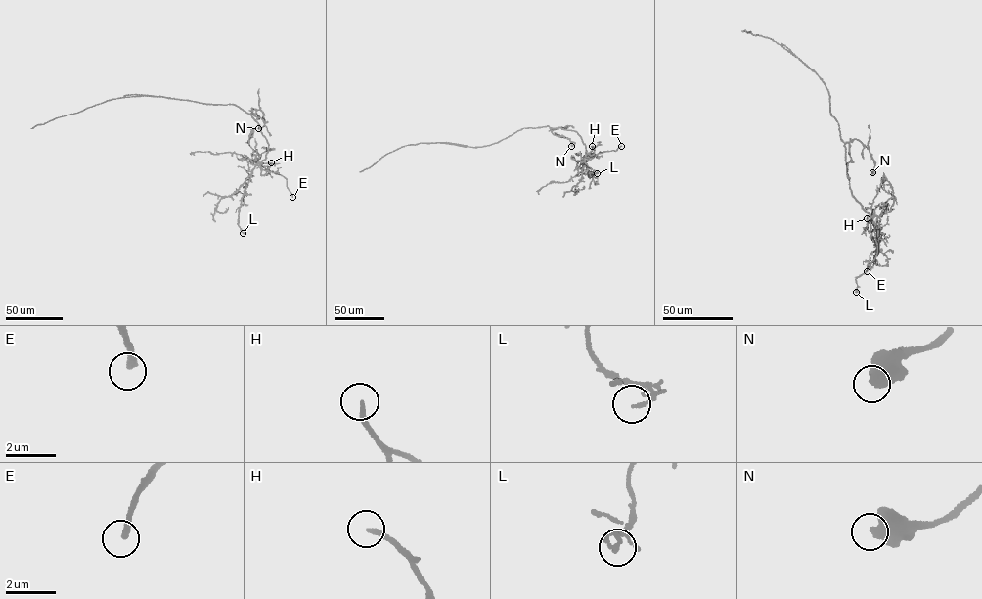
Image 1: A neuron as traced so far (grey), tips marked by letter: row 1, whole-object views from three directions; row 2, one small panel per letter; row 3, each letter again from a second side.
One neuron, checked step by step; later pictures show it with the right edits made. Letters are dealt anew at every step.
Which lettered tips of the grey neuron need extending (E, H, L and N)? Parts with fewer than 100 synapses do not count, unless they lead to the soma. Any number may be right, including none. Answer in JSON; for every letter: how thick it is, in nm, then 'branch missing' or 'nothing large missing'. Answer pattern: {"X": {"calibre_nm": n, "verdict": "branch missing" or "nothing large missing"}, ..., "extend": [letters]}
{"E": {"calibre_nm": 260, "verdict": "branch missing"}, "H": {"calibre_nm": 190, "verdict": "nothing large missing"}, "L": {"calibre_nm": 90, "verdict": "nothing large missing"}, "N": {"calibre_nm": 650, "verdict": "nothing large missing"}, "extend": ["E"]}

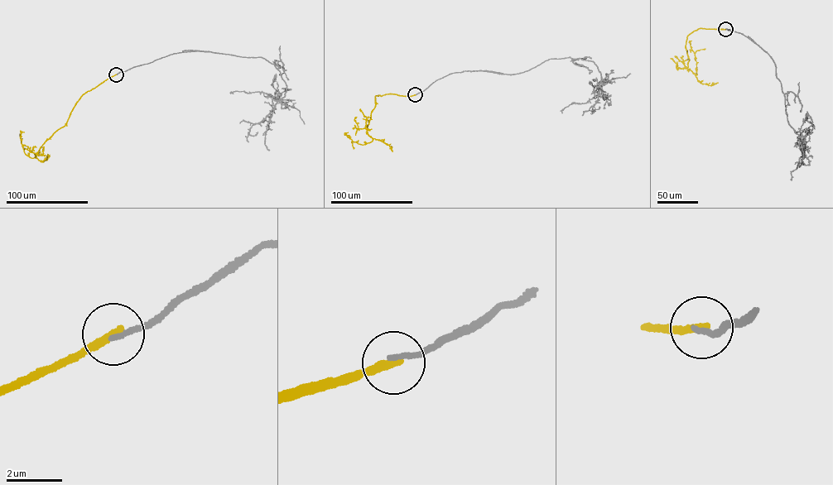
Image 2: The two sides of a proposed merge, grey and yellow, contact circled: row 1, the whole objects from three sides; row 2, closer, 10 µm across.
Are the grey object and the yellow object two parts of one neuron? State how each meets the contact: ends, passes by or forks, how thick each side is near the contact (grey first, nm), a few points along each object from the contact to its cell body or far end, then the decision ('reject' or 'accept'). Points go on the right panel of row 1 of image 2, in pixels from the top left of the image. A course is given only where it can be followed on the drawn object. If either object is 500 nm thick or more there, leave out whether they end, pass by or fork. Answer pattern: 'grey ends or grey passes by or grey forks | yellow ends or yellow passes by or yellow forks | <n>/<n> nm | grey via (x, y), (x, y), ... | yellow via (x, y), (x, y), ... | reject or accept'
grey ends | yellow ends | 200/320 nm | grey via (724, 29), (743, 35), (772, 60), (777, 78), (784, 94), (788, 124), (801, 136), (803, 161) | yellow via (724, 29), (700, 27), (688, 36), (686, 46), (689, 60), (687, 69), (696, 75), (696, 60), (690, 43) | reject

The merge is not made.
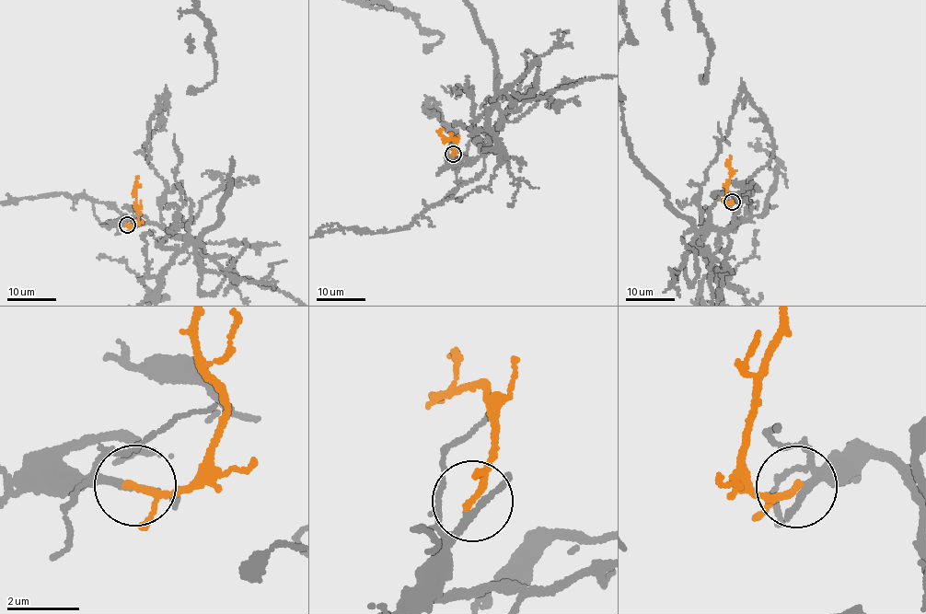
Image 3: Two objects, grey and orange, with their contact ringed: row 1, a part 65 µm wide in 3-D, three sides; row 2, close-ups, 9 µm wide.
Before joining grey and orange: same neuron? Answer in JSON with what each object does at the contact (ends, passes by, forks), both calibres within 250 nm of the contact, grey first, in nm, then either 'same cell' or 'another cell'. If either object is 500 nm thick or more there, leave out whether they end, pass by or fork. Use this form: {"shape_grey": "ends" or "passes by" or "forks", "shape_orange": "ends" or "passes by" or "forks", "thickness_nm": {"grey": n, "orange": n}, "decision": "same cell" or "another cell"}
{"shape_grey": "ends", "shape_orange": "passes by", "thickness_nm": {"grey": 240, "orange": 150}, "decision": "same cell"}

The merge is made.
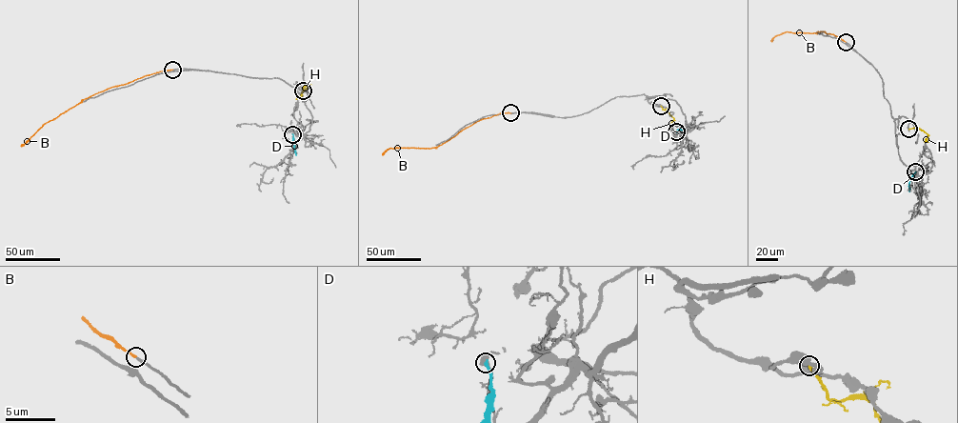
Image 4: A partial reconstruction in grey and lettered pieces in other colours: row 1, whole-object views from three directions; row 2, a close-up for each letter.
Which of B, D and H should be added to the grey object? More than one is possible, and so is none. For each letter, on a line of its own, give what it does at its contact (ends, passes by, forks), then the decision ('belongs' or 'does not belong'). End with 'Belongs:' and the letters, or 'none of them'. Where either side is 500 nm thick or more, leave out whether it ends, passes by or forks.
B: it ends | belongs
D: it ends | does not belong
H: it ends | does not belong
Belongs: B

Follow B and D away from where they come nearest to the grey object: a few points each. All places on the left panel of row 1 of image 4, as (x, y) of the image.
B: (172, 70), (146, 75), (83, 99), (44, 124), (20, 146)
D: (292, 133), (295, 154)

